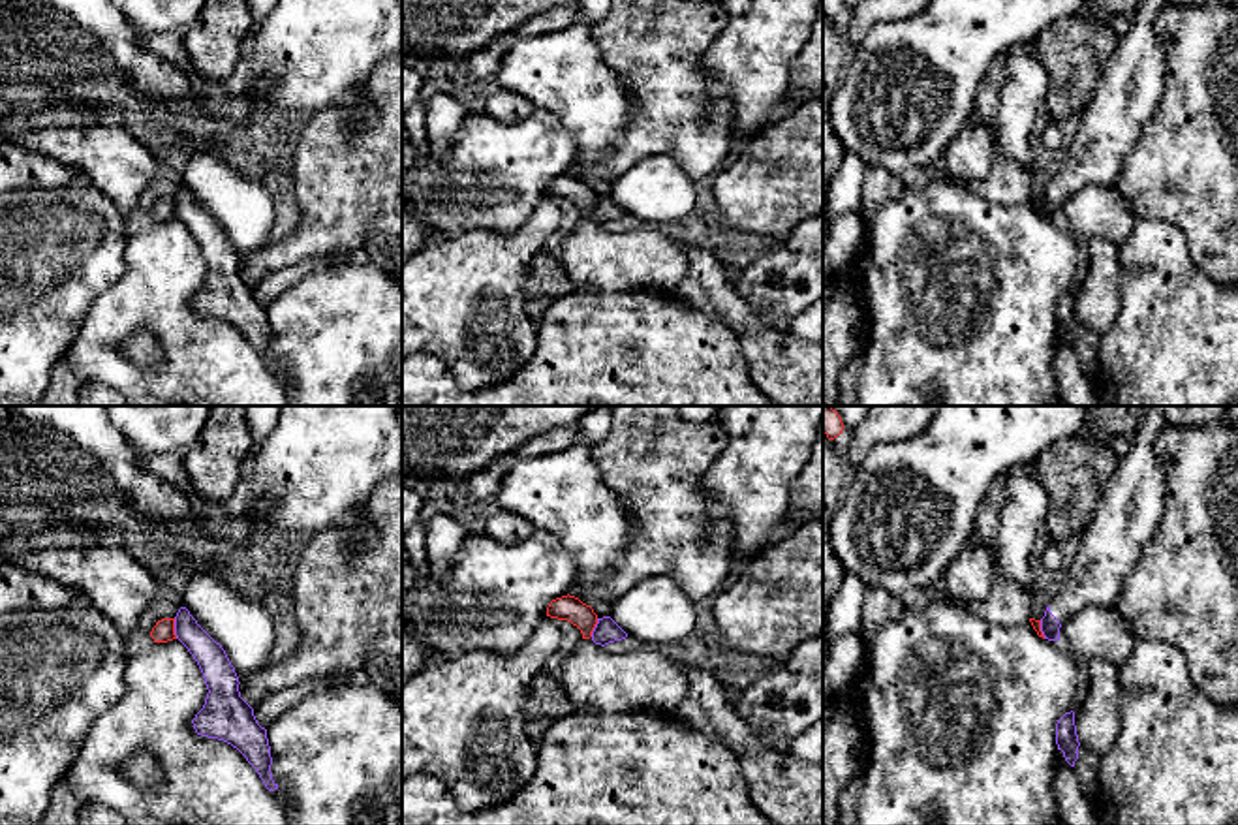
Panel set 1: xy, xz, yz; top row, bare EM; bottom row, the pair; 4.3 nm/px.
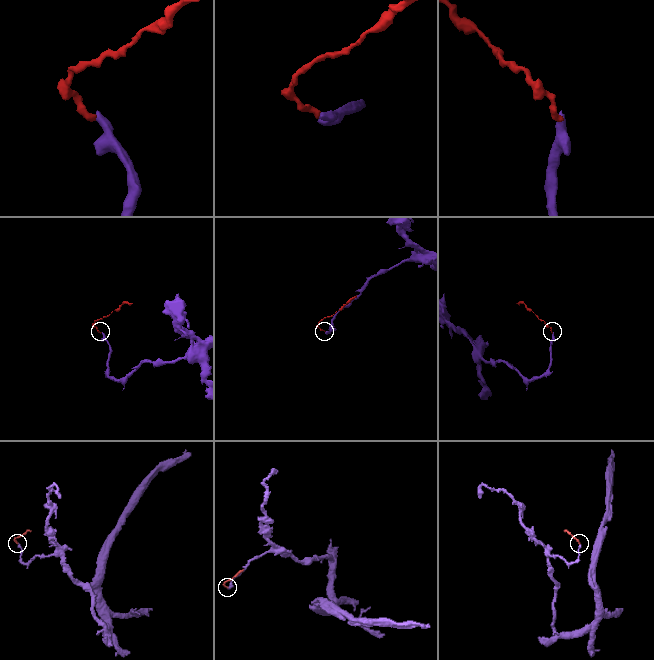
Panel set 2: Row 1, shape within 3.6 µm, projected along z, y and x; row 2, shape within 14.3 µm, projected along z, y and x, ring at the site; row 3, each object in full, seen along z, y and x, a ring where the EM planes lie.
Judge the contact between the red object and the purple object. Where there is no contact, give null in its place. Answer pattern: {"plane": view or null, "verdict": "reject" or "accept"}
{"plane": "xy", "verdict": "reject"}

